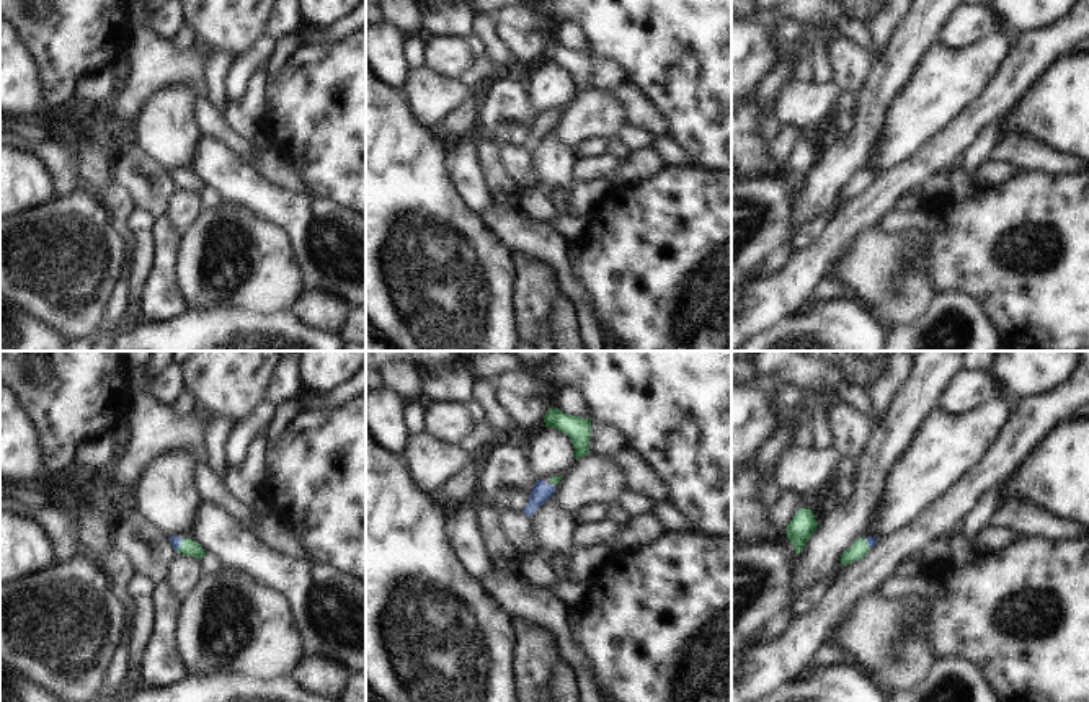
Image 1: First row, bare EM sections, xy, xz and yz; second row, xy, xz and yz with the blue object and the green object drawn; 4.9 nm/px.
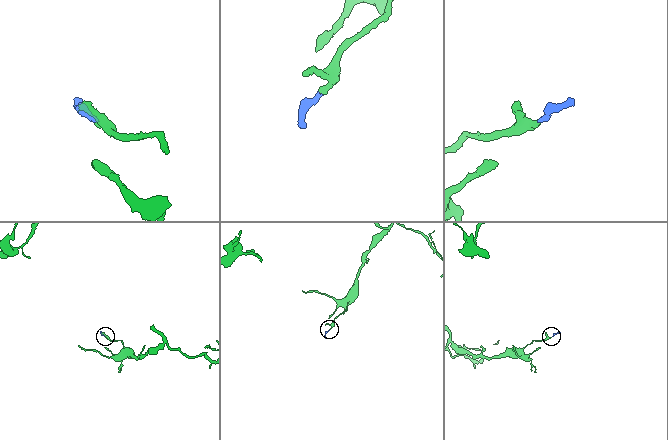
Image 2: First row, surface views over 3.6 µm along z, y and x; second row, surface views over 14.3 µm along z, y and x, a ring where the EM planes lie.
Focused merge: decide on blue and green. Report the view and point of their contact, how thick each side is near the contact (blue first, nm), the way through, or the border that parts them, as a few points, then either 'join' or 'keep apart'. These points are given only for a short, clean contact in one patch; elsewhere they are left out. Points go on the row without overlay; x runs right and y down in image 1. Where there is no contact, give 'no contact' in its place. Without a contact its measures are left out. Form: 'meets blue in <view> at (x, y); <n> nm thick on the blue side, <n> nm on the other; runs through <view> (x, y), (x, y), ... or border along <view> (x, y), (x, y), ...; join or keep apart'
meets blue in xy at (180, 180); 50 nm thick on the blue side, 80 nm on the other; runs through xy (175, 175), (180, 180), (188, 182); join

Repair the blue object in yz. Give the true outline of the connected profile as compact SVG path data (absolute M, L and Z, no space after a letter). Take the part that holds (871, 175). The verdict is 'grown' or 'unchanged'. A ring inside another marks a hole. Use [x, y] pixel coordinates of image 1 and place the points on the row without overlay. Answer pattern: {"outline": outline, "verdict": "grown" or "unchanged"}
{"outline": "M860 171L857 173L851 183L847 183L842 189L841 189L841 201L846 201L846 199L851 199L857 194L862 194L867 186L875 181L877 178L877 173L875 171Z", "verdict": "grown"}

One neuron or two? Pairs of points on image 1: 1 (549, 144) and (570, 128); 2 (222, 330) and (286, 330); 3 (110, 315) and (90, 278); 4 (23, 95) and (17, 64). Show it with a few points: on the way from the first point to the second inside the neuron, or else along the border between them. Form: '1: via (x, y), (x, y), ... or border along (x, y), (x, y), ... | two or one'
1: border along (551, 133), (573, 155) | two
2: via (239, 330), (270, 330) | one
3: border along (120, 271), (102, 320), (90, 333) | two
4: via (17, 87), (17, 72) | one

